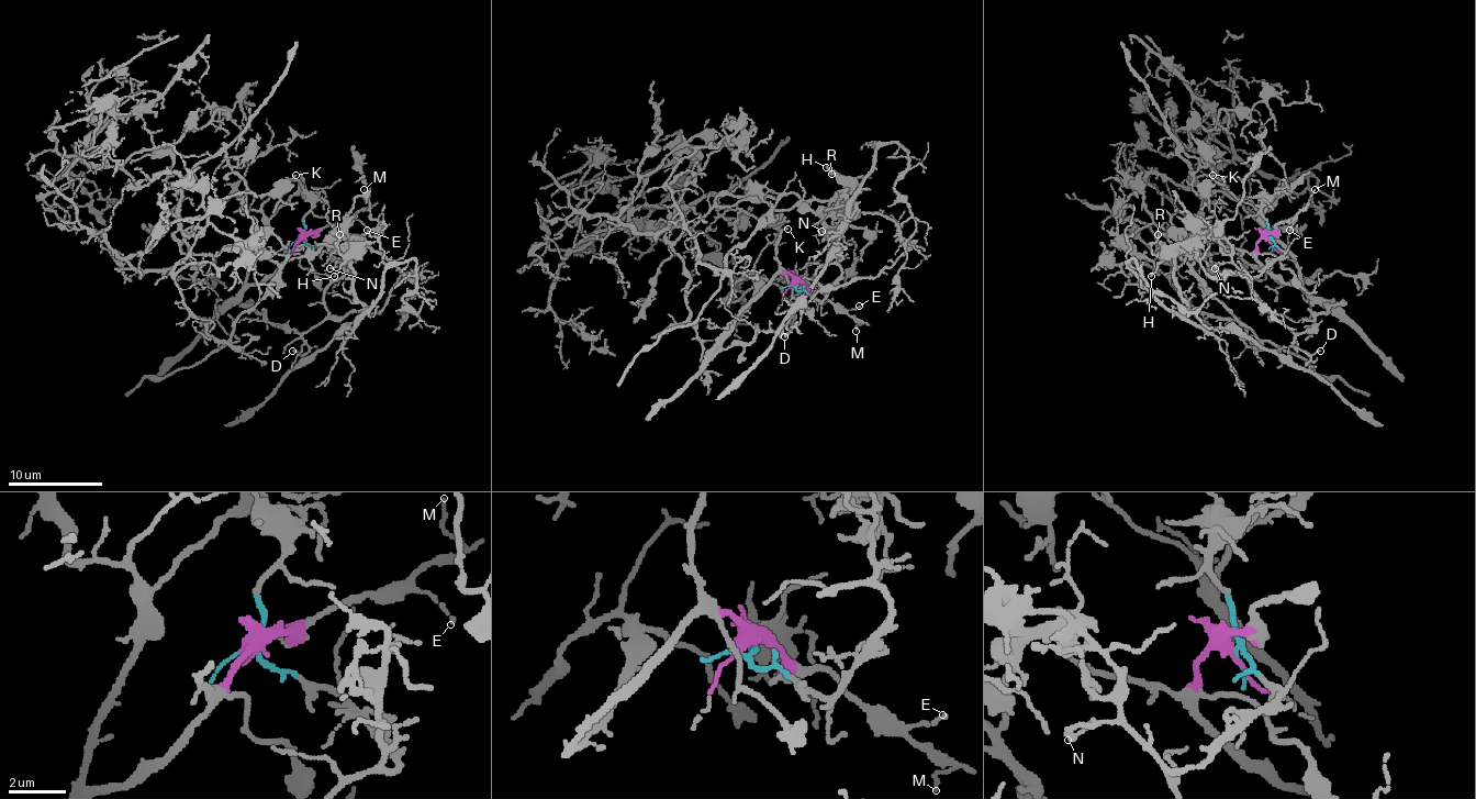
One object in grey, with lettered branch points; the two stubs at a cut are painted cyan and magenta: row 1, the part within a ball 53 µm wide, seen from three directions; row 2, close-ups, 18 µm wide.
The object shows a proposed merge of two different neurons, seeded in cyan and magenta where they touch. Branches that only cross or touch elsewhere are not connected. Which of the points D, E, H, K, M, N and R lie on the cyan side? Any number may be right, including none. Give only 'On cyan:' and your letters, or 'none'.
On cyan: D, H, N, R

